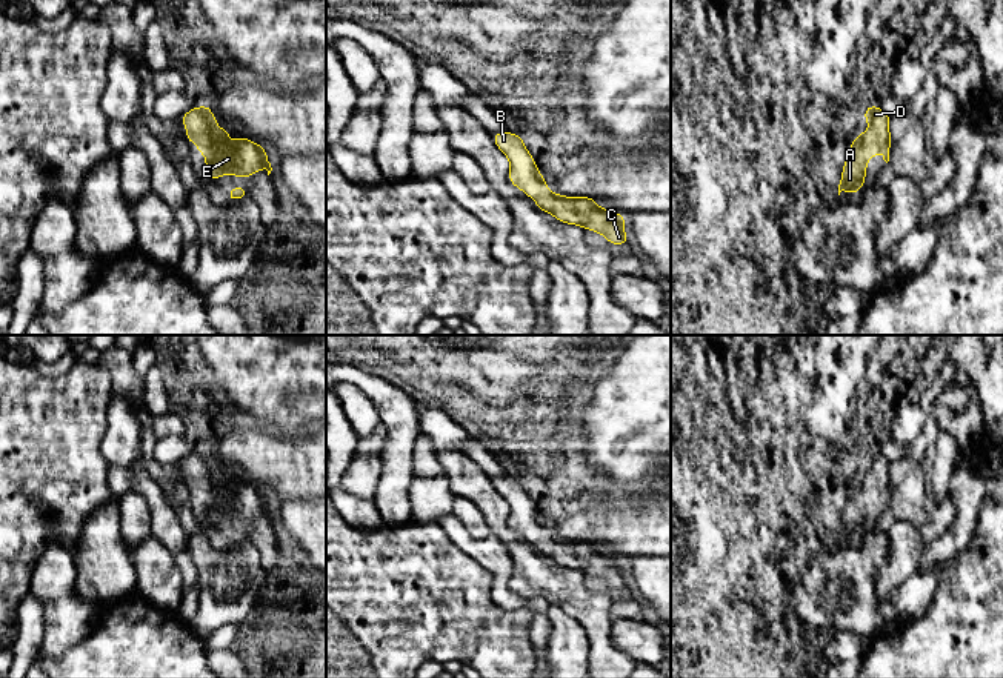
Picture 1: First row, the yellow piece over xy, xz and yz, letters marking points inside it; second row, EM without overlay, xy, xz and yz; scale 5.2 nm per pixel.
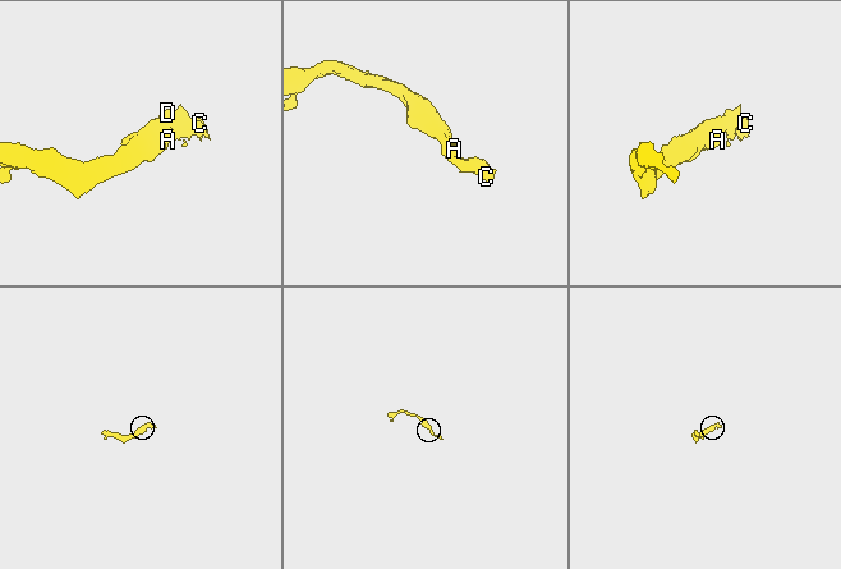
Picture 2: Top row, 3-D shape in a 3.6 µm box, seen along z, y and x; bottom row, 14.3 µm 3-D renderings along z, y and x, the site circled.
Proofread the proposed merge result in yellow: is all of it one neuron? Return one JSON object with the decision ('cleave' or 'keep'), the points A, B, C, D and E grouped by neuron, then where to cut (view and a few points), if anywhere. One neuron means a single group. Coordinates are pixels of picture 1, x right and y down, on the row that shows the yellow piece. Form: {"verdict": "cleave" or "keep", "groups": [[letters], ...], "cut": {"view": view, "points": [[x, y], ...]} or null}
{"verdict": "keep", "groups": [["A", "B", "C", "D", "E"]], "cut": null}

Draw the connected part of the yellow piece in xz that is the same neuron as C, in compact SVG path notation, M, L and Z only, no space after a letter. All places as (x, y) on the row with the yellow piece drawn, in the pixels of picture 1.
M494 132L494 143L506 154L511 163L509 183L520 188L543 212L552 214L558 221L578 224L588 231L603 234L611 244L629 244L623 232L626 218L615 211L601 209L592 197L565 197L549 194L545 177L538 172L534 157L528 152L520 135L512 132Z

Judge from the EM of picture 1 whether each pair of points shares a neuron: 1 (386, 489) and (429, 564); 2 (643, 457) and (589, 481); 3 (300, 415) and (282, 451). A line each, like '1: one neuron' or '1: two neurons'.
1: two neurons
2: one neuron
3: two neurons

